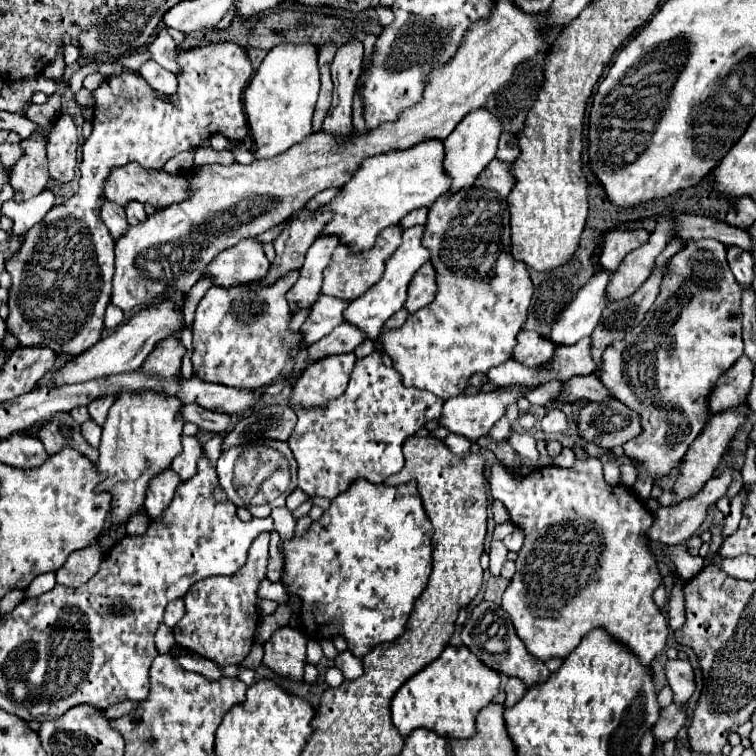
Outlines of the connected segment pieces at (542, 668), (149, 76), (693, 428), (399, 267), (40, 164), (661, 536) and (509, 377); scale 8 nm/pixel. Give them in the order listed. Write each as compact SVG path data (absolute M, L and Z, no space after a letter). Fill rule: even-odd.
M482 601L472 609L462 629L462 643L488 667L496 669L498 673L520 677L528 687L542 683L550 677L550 671L546 669L546 665L542 661L536 661L536 657L532 657L532 653L524 649L524 641L516 637L516 631L512 629L512 619L508 619L508 613L504 613L504 609L492 601Z
M146 61L142 67L140 67L140 71L138 71L146 81L148 81L148 85L152 85L156 91L160 91L160 93L166 93L166 95L172 95L172 93L176 93L176 77L170 73L170 71L166 71L164 67L160 67L160 65L156 65L156 61Z
M688 239L684 249L668 259L668 273L660 283L656 303L646 313L644 321L636 325L622 341L614 341L604 351L600 381L618 401L626 403L642 415L644 431L628 441L622 449L628 457L640 461L640 475L634 483L634 491L642 499L650 499L650 491L656 477L668 475L672 467L684 457L690 443L704 429L708 417L706 395L714 387L720 373L724 373L744 351L742 351L742 321L740 321L740 285L732 277L732 269L726 261L726 247L716 239ZM678 411L686 425L674 425L672 413Z
M416 225L404 231L402 235L402 245L394 251L394 255L386 261L386 271L382 275L382 279L368 289L362 297L358 297L356 301L352 301L348 305L348 309L344 311L346 321L358 325L368 339L376 339L382 325L386 323L388 317L392 317L404 303L406 303L406 295L408 295L408 285L412 281L412 277L416 275L416 271L430 261L430 251L422 247L422 237L424 237L424 225Z
M40 133L30 135L20 141L24 149L20 161L10 169L10 185L16 191L16 201L26 201L36 197L46 189L48 183L48 161L46 161L46 137Z
M724 467L720 471L720 475L712 477L702 489L700 493L696 493L696 497L690 497L688 501L680 501L680 505L670 505L670 507L660 507L658 511L654 511L654 525L652 529L648 531L648 537L652 541L660 541L660 543L666 543L666 545L678 545L686 539L690 539L698 529L700 525L706 521L706 511L710 505L714 505L720 497L724 497L732 485L732 479L734 479L734 473L738 469L736 467Z
M508 359L504 365L496 365L496 367L488 369L486 379L488 379L488 383L498 385L498 387L514 385L514 383L518 383L518 385L536 385L538 383L534 369L524 367L512 359Z

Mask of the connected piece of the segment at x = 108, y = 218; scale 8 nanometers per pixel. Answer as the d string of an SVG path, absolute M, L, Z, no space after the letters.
M104 197L102 207L100 207L100 217L102 217L104 225L110 229L110 233L112 233L114 239L118 239L128 229L124 207L116 205L114 201L108 201L106 197Z

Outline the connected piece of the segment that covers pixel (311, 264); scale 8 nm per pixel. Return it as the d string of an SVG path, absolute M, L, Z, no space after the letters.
M322 235L312 243L306 253L306 261L300 269L300 277L288 293L288 301L292 301L294 311L310 307L318 299L324 269L328 267L328 261L332 261L332 253L338 245L340 239L336 239L336 235Z

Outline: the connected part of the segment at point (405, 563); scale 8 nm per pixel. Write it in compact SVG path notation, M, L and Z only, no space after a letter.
M354 481L352 487L348 487L344 493L340 493L340 497L334 497L330 507L324 511L324 515L312 523L312 527L308 529L306 535L302 535L300 539L290 539L284 541L284 555L286 555L286 565L284 565L284 577L282 583L288 591L288 595L298 593L302 599L302 627L306 631L306 635L310 639L332 639L336 635L342 635L348 641L348 649L356 655L356 657L364 657L368 653L368 649L372 649L378 643L386 643L386 641L394 641L396 637L400 637L404 633L404 625L408 621L408 615L412 611L414 601L420 597L420 593L426 589L430 571L432 571L432 525L426 517L426 511L422 507L418 489L416 489L416 481L408 481L404 485L396 485L396 487L388 487L384 483L376 485L370 481Z

